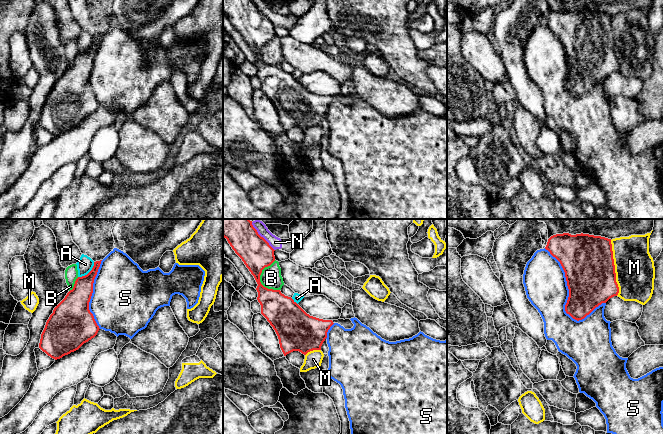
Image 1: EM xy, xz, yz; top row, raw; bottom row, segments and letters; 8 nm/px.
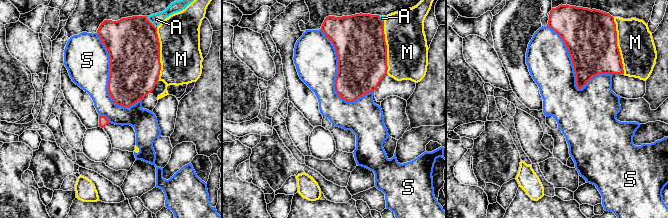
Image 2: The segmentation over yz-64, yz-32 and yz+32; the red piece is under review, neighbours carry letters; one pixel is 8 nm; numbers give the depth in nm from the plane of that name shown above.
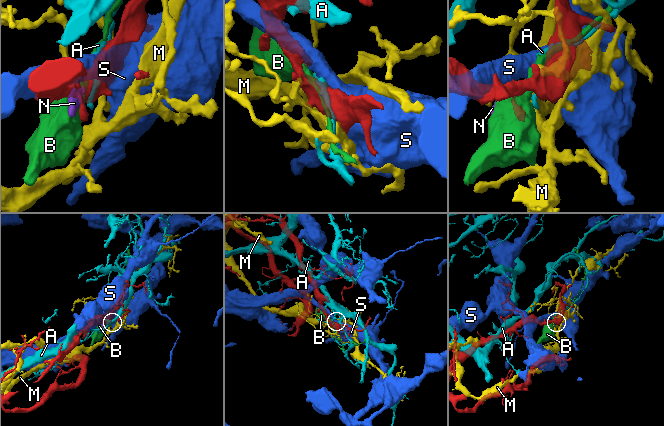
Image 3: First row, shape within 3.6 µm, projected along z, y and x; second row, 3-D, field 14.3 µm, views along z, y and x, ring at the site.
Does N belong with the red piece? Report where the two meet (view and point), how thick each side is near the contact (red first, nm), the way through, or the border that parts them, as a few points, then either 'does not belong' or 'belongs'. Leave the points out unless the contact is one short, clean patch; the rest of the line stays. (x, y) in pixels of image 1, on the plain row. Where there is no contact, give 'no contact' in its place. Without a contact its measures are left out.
meets red in xz at (262, 13); 260 nm thick on the red side, 90 nm on the other; border along xz (251, 0), (274, 26); does not belong

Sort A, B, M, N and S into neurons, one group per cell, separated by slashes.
A / B / M / N / S

